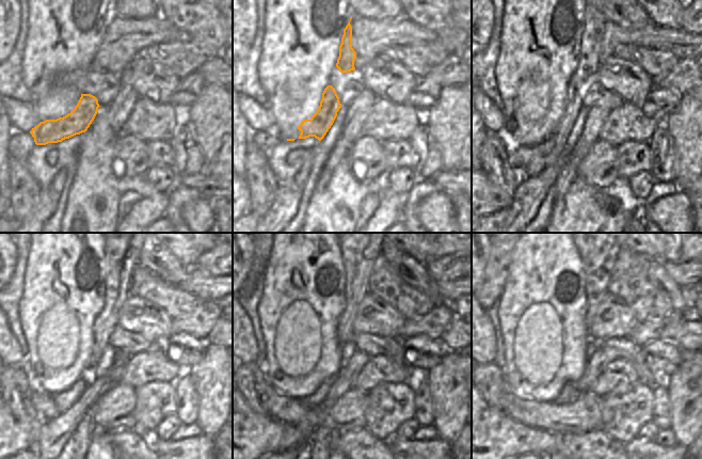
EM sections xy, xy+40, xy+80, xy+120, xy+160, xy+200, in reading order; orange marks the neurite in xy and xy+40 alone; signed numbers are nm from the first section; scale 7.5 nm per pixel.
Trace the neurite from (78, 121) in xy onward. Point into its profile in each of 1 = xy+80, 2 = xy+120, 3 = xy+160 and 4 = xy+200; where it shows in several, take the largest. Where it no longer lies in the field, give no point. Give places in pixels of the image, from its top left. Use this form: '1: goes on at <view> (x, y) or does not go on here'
1: goes on at xy+80 (586, 74)
2: goes on at xy+120 (122, 254)
3: goes on at xy+160 (359, 254)
4: goes on at xy+200 (597, 254)

